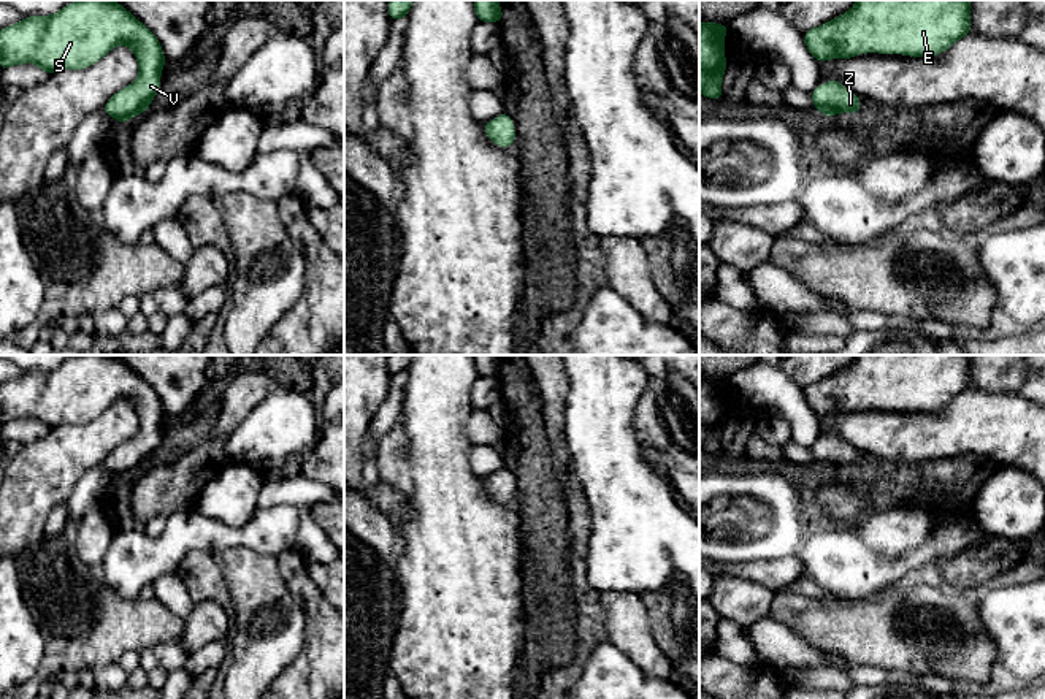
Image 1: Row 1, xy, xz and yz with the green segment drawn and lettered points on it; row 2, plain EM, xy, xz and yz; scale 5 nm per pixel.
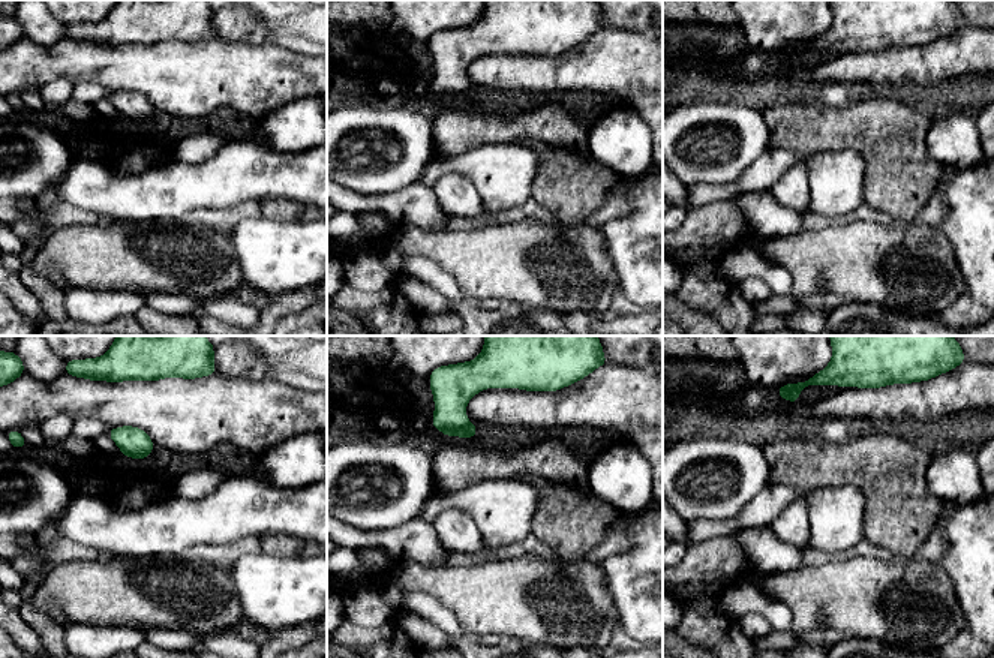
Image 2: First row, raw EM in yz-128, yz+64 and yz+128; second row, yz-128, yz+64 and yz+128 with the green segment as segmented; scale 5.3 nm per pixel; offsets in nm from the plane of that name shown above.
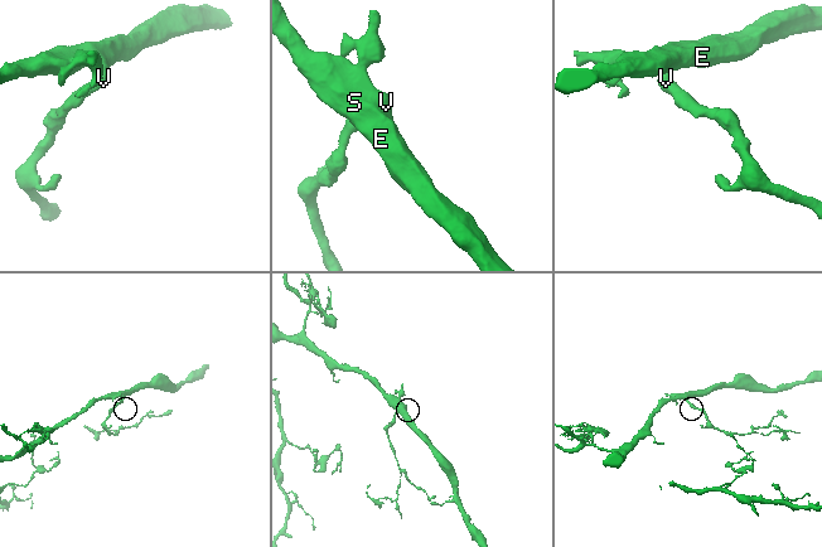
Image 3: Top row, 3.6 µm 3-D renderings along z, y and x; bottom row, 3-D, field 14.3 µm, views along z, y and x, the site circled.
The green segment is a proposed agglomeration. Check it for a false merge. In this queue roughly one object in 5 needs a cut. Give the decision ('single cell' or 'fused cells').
single cell

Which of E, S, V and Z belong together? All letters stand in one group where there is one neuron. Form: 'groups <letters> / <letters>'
groups E S V Z

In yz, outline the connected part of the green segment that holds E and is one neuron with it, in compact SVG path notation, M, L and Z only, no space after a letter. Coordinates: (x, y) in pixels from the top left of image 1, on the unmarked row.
M856 355L853 363L802 390L817 417L850 414L863 407L931 412L970 388L969 355Z

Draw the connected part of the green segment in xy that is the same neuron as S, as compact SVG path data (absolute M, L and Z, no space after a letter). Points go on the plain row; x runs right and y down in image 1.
M114 355L68 358L52 371L30 371L2 384L0 425L19 418L36 418L44 430L82 425L117 399L127 399L140 422L138 434L101 463L121 479L151 461L167 417L157 392Z

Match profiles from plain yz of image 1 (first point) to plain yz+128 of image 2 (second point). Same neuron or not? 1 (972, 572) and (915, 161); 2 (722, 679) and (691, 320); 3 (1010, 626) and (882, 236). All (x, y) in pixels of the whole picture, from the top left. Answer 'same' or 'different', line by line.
1: same
2: different
3: different

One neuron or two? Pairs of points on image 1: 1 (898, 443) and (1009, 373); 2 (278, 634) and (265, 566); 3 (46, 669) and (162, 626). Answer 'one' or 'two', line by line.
1: two
2: one
3: one

